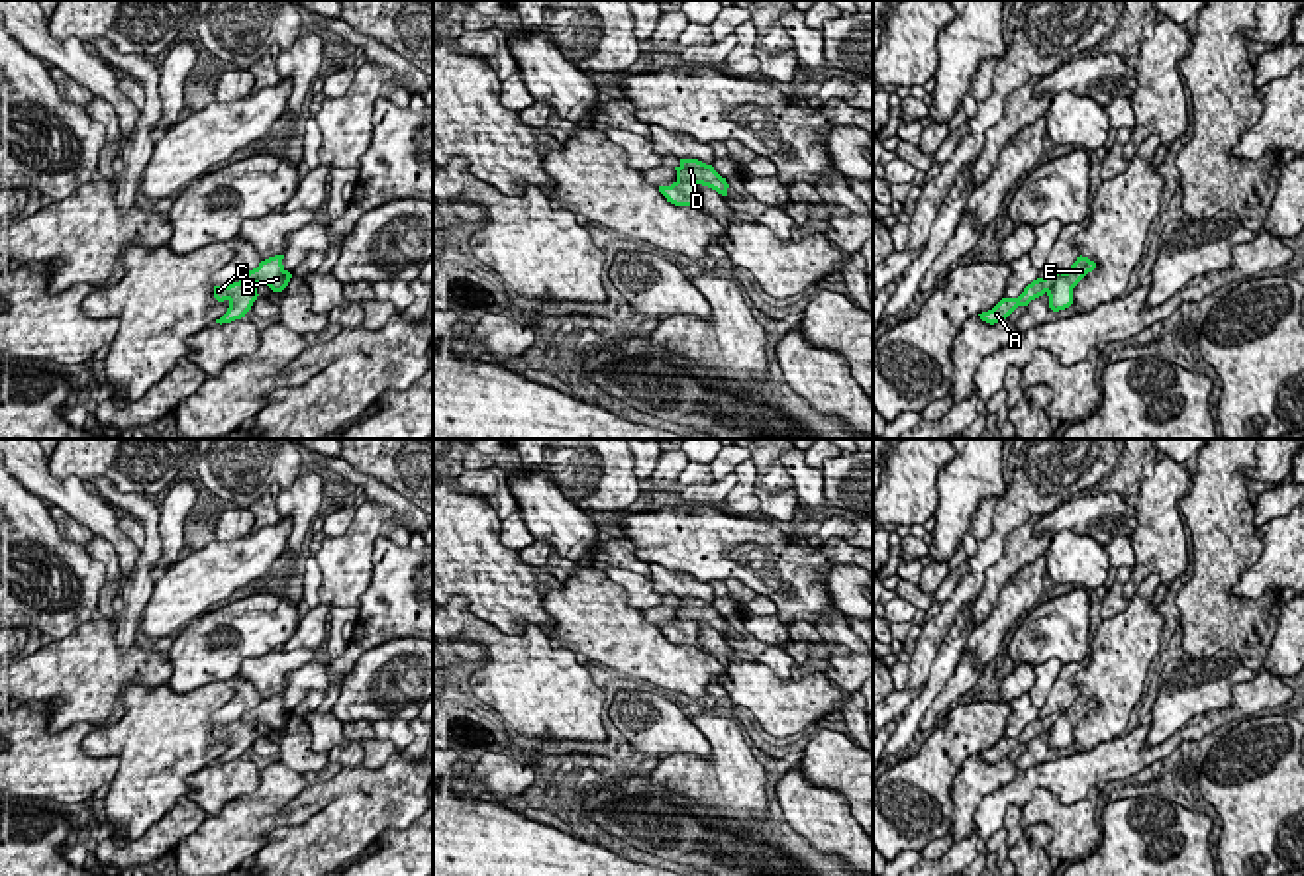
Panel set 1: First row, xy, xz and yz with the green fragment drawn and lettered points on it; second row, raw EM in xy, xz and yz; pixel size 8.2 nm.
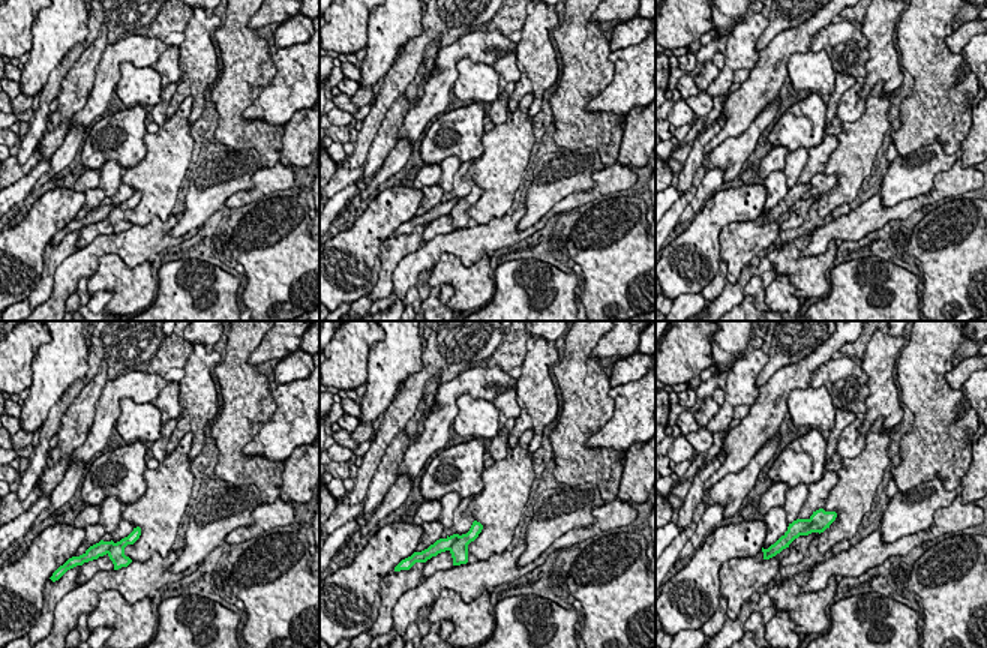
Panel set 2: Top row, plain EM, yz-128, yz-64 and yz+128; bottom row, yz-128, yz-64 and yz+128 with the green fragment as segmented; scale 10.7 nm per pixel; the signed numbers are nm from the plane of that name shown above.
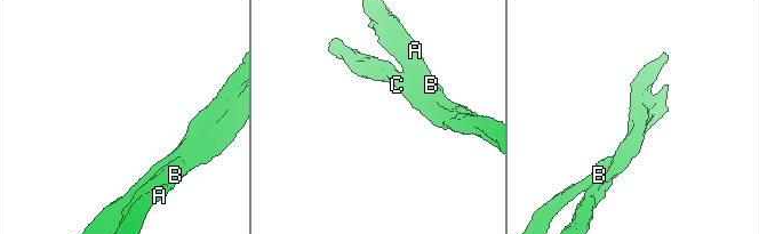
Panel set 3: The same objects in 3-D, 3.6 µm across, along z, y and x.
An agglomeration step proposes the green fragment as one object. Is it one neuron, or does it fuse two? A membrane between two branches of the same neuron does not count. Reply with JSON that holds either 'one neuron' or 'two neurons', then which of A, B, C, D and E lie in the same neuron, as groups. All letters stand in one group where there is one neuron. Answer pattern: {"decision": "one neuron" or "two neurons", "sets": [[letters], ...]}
{"decision": "two neurons", "sets": [["A", "B", "D"], ["C", "E"]]}

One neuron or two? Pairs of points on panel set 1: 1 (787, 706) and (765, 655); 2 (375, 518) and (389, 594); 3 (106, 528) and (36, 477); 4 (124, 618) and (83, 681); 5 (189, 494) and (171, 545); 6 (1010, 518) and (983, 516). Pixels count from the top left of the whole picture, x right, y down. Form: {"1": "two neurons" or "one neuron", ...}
{"1": "two neurons", "2": "two neurons", "3": "one neuron", "4": "two neurons", "5": "one neuron", "6": "two neurons"}

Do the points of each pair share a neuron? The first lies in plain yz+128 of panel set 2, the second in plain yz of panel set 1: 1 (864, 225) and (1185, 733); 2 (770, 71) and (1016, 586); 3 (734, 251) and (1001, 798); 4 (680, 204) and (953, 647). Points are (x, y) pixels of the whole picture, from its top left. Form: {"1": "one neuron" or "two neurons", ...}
{"1": "one neuron", "2": "two neurons", "3": "two neurons", "4": "one neuron"}

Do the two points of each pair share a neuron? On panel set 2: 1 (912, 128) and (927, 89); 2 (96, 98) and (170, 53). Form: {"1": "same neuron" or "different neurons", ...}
{"1": "same neuron", "2": "different neurons"}

